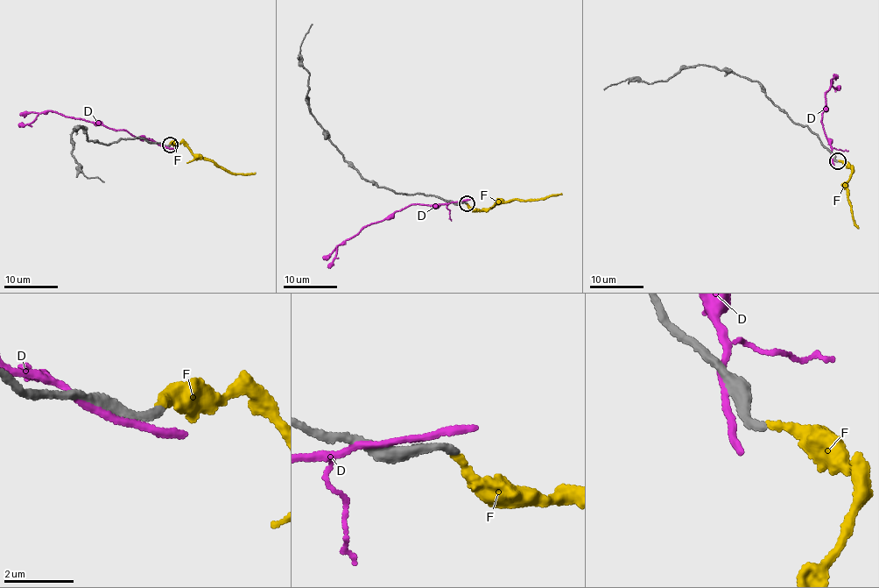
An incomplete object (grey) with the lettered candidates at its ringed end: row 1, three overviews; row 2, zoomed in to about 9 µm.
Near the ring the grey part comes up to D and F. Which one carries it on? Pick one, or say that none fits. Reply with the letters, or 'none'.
F

